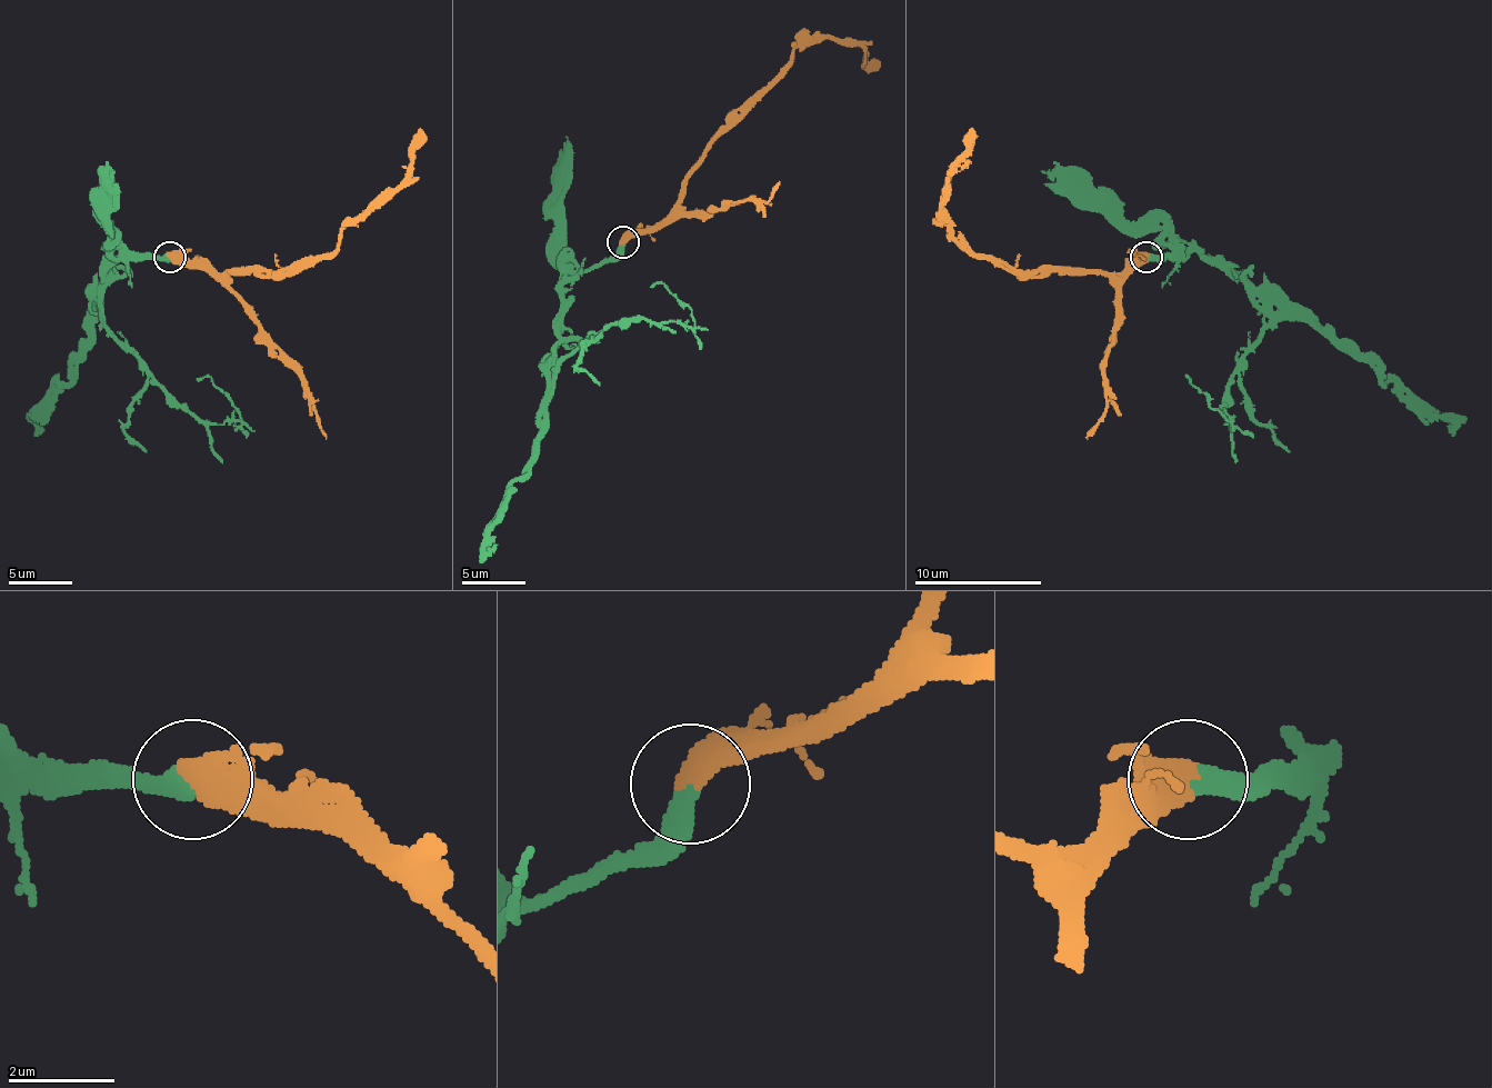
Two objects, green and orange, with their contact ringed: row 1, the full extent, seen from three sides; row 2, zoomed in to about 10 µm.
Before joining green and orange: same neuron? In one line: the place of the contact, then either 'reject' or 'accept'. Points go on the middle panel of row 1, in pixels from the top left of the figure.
place (623, 241); accept

